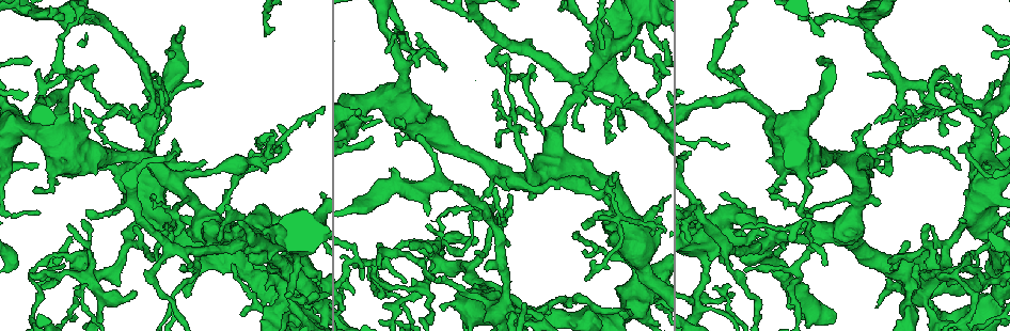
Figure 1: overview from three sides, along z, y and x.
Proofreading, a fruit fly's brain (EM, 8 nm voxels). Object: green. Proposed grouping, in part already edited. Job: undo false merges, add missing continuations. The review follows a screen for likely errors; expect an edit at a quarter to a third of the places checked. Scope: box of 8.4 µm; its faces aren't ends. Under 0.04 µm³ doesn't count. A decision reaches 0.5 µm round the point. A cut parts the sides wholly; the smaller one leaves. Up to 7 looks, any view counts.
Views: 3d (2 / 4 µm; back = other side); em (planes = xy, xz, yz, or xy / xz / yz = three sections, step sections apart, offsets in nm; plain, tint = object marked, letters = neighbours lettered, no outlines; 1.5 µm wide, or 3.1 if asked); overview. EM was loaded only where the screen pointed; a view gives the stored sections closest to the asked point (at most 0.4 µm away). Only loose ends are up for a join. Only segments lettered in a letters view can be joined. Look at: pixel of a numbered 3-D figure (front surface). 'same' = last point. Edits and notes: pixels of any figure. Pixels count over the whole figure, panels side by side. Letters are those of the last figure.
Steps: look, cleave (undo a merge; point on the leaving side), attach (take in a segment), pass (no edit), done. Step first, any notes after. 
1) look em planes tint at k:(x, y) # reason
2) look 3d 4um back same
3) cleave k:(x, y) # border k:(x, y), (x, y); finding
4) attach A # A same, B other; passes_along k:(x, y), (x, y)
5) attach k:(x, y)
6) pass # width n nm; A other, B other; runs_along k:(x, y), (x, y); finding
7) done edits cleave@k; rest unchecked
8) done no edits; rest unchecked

look em yz step 8 tint at 1:(987, 110) # four or more arms meet

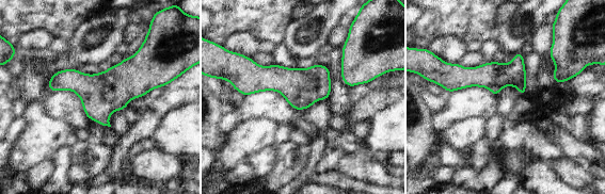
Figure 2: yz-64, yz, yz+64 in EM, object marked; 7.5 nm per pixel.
look em yz step 8 letters same # what lies round it

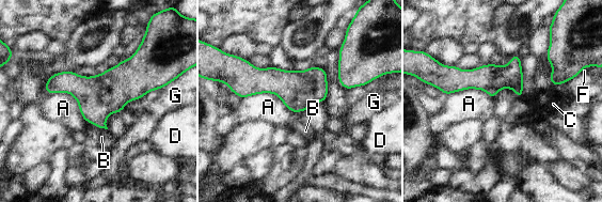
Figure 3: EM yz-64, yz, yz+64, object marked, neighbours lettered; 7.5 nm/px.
pass # longest_contact A 420 nm; A other, B other, C other, D other, F other, G other; border 3:(241, 98), (274, 93), (292, 114); all the same cell

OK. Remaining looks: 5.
look em xy step 8 tint at 1:(204, 218) # arms part here

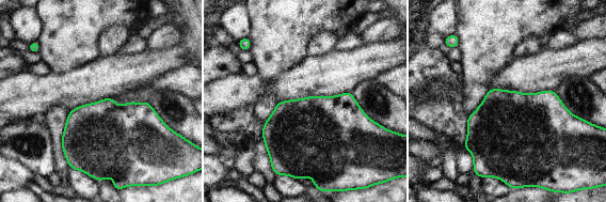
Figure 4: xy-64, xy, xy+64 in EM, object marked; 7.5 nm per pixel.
look em planes tint same # cut it another way

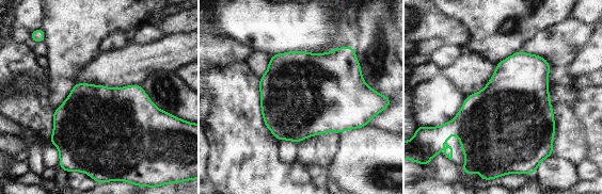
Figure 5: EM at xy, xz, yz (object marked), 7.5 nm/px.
look em planes letters same

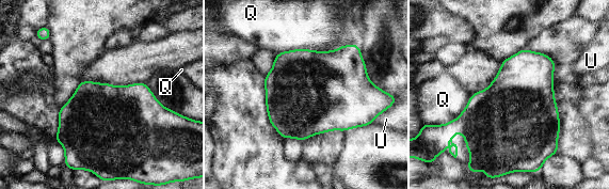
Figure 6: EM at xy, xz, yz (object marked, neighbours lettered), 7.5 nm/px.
pass # width 260 nm; Q other, U other; border 6:(358, 44), (278, 53); one cell here

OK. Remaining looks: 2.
look em xy step 8 letters at 1:(29, 61) # end of a long branch

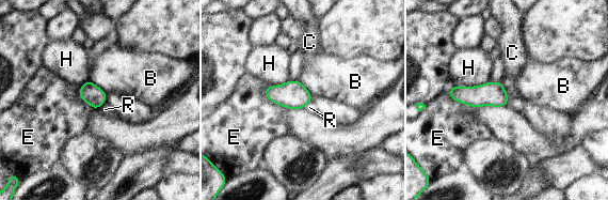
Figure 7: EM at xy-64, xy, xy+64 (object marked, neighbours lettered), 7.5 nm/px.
look em planes letters same

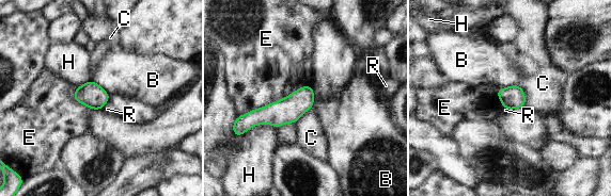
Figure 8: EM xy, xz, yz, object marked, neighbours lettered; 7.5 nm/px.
pass # width 180 nm; B other, C other, E other, H other, R other; border 8:(519, 83), (497, 90); none of them fits

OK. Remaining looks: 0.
done no edits; rest unchecked

